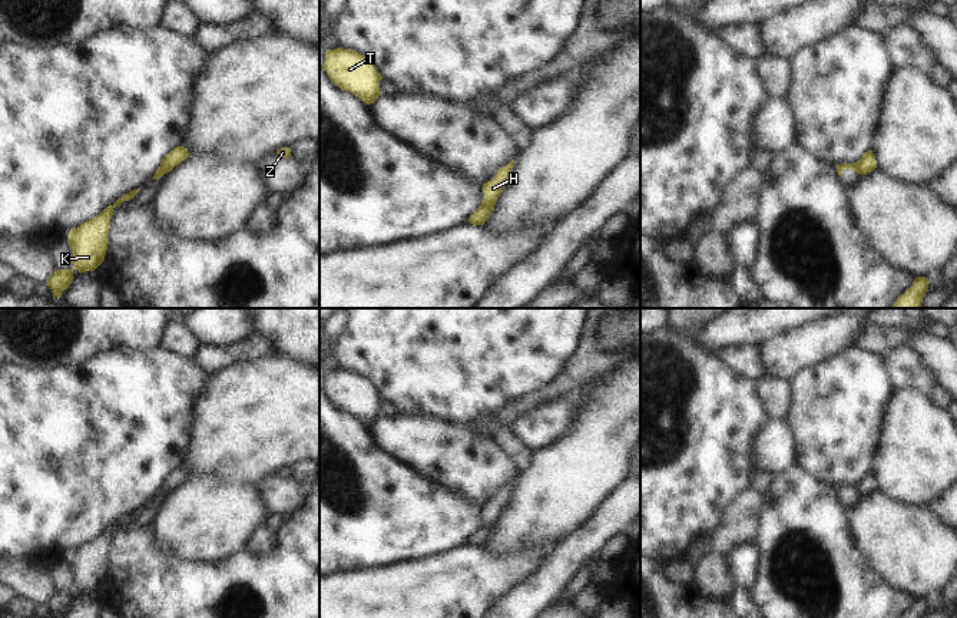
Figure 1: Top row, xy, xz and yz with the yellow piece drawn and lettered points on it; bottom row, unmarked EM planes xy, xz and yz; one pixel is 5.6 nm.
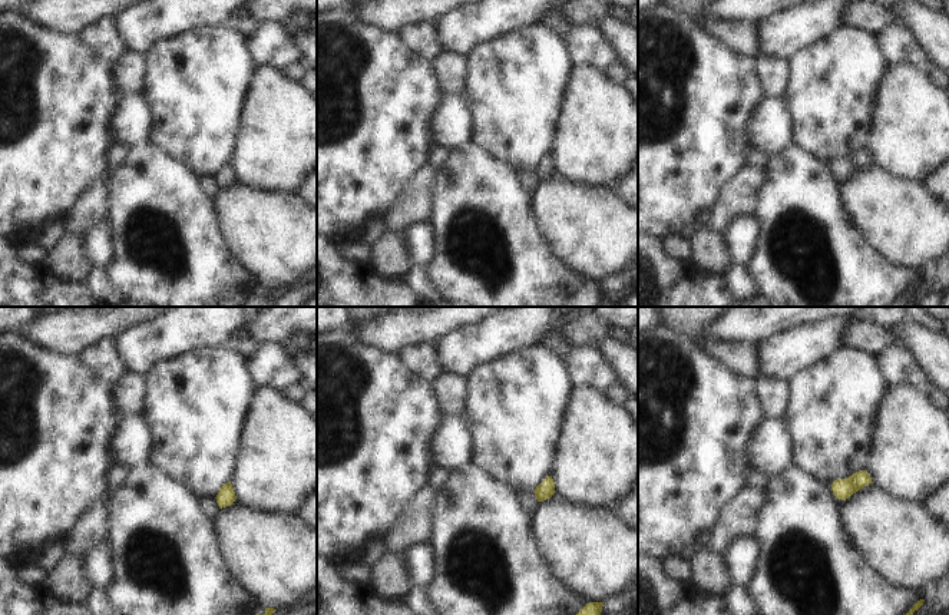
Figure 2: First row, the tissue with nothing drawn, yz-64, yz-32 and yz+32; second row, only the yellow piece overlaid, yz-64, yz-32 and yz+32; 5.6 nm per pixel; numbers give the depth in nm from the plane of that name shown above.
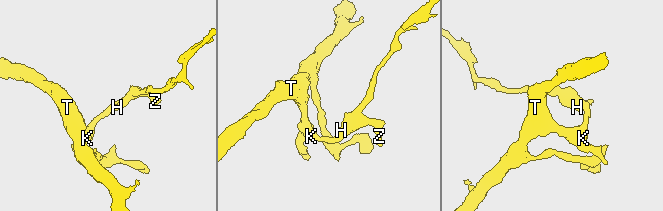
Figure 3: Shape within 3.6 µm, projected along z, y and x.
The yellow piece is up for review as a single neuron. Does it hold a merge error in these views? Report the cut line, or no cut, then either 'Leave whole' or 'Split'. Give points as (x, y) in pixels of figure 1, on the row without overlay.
No split. Leave whole.

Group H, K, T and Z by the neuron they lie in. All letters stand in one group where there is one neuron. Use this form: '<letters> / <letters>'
H K T Z

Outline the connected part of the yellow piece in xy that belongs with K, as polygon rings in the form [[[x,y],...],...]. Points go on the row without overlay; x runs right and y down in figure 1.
[[[140,509],[130,512],[99,536],[86,542],[77,549],[70,551],[67,556],[67,565],[73,574],[72,591],[54,591],[54,594],[46,602],[53,614],[53,618],[60,618],[63,612],[73,602],[73,592],[77,591],[80,595],[86,592],[95,592],[103,582],[107,572],[107,553],[113,529],[122,526],[123,522],[132,520]]]

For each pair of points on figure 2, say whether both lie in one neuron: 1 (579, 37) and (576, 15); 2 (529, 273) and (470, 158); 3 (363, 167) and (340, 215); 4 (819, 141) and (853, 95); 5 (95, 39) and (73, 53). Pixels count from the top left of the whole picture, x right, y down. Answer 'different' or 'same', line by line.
1: different
2: same
3: same
4: same
5: different

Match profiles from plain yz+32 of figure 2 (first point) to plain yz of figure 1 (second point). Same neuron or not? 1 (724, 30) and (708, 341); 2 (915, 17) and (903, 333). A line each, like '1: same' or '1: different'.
1: different
2: different

